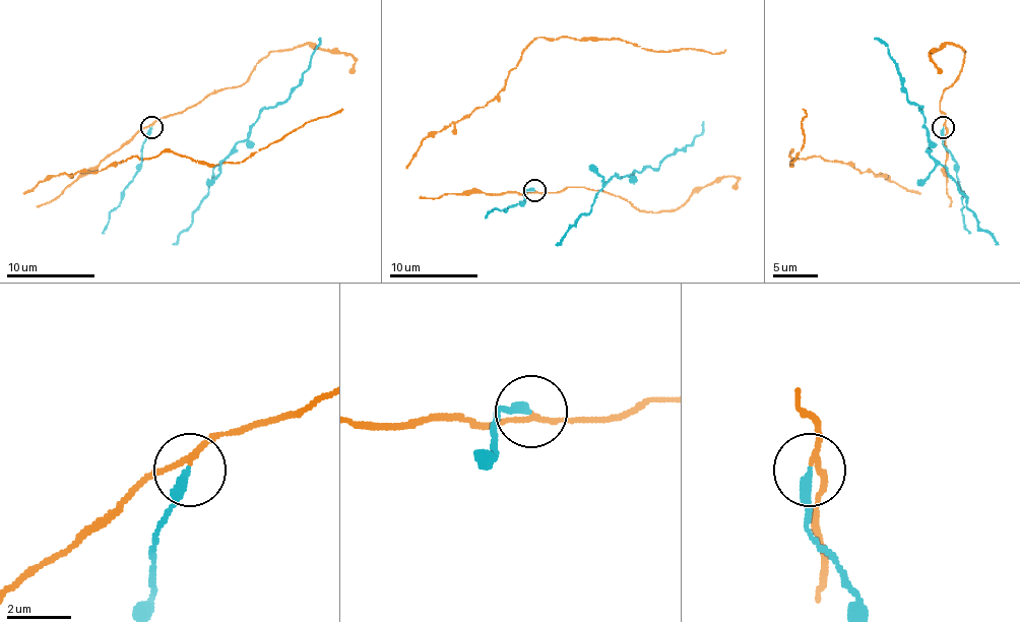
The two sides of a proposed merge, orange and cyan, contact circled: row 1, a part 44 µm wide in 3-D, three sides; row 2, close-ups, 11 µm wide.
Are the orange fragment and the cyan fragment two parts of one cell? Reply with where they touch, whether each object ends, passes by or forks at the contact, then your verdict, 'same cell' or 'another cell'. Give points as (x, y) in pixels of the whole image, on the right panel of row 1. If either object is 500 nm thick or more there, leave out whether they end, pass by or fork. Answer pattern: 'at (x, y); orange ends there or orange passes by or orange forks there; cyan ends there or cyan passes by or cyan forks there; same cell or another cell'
at (943, 127); orange passes by; cyan ends there; another cell

